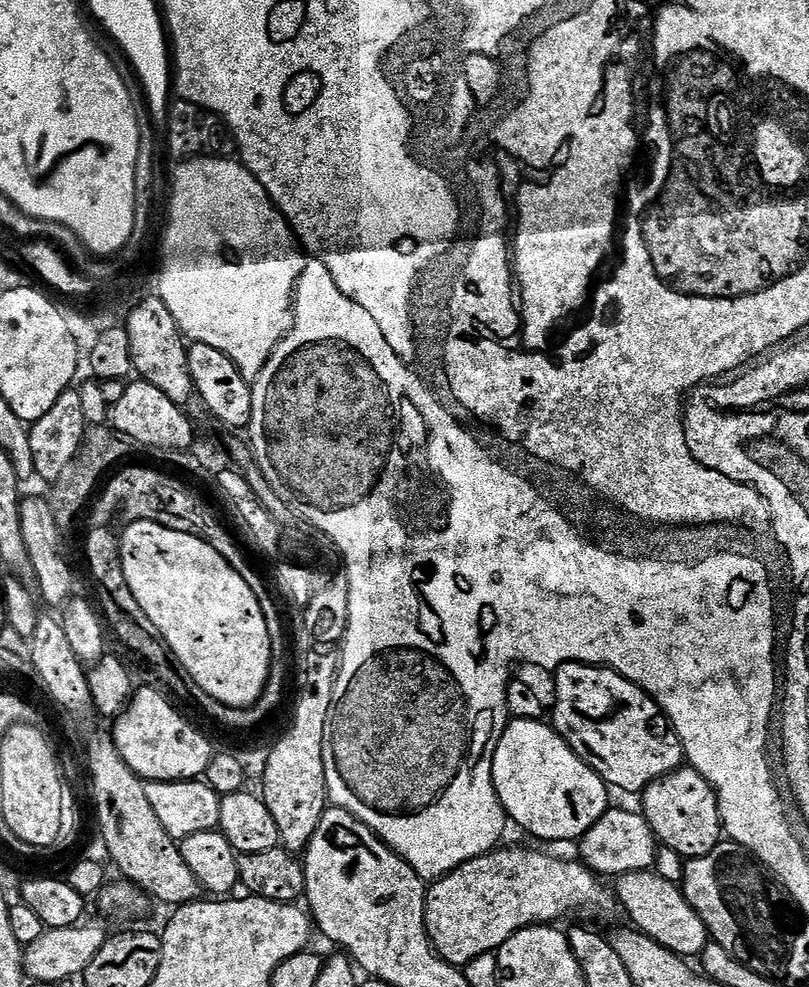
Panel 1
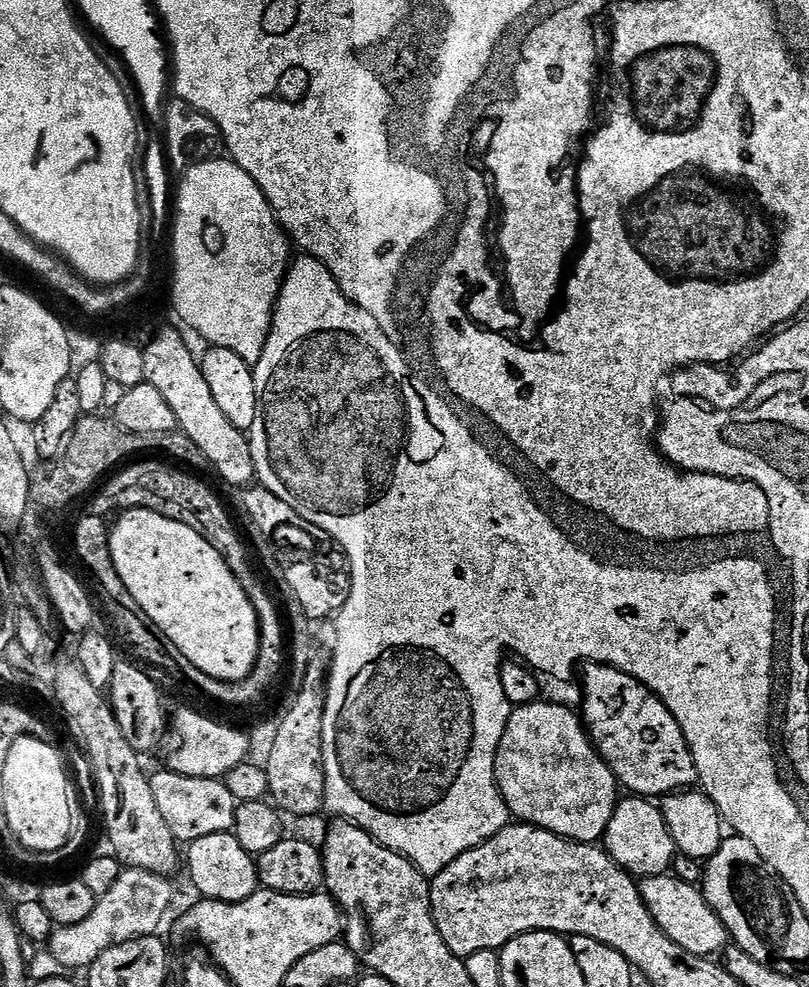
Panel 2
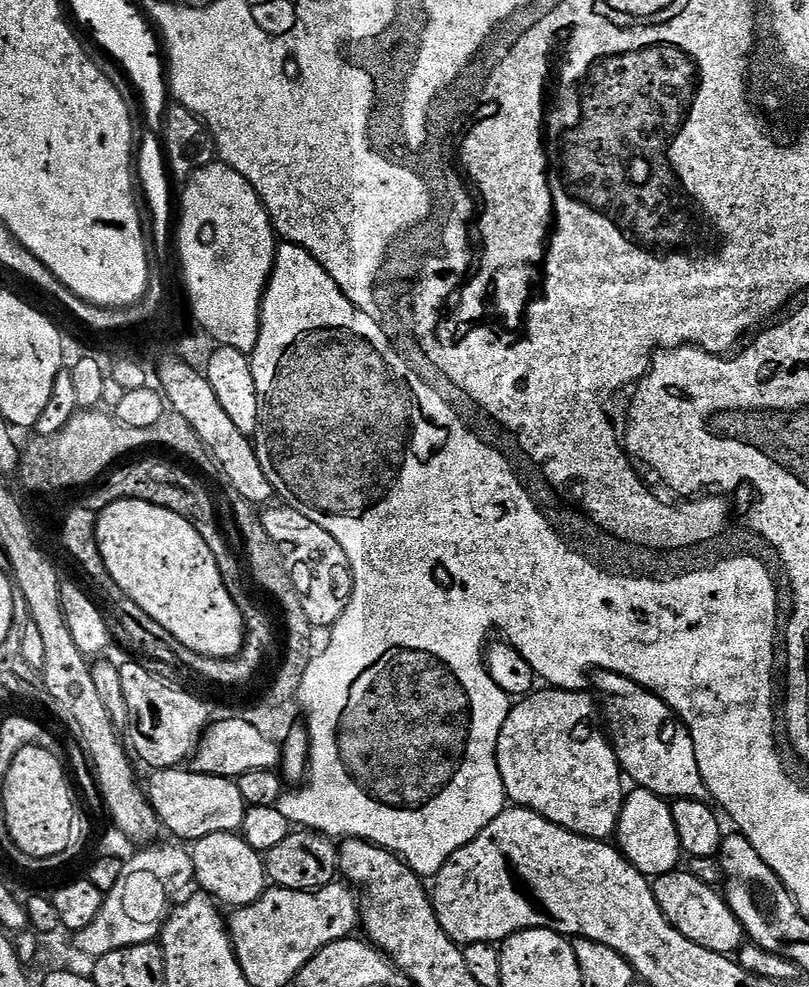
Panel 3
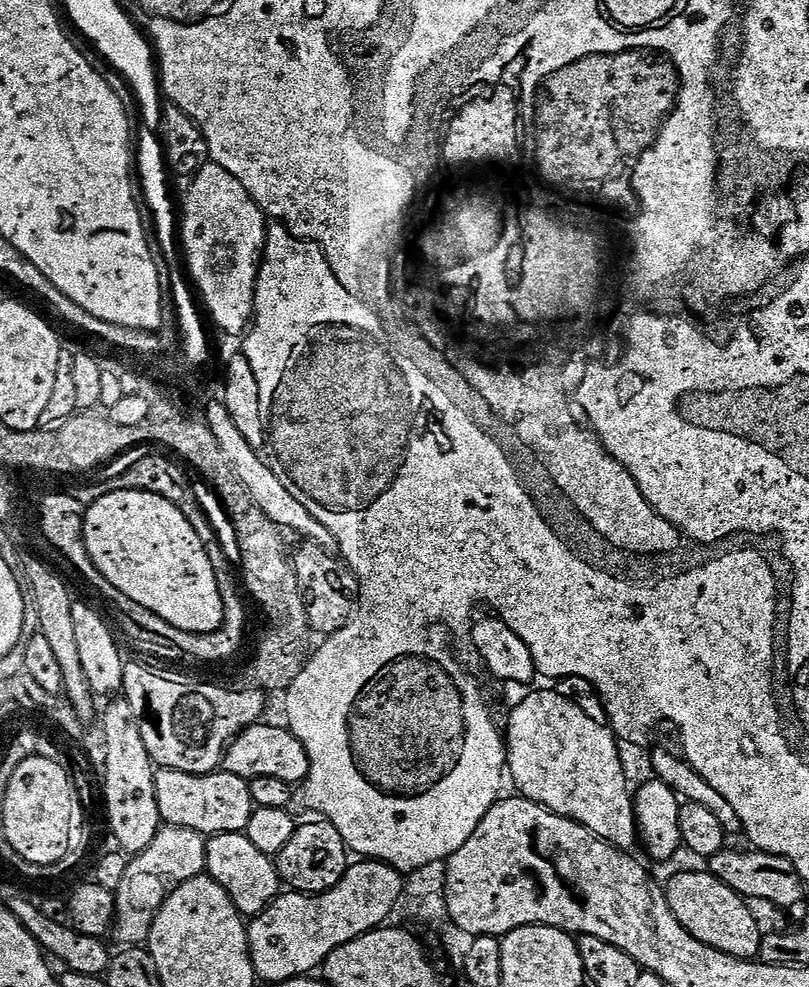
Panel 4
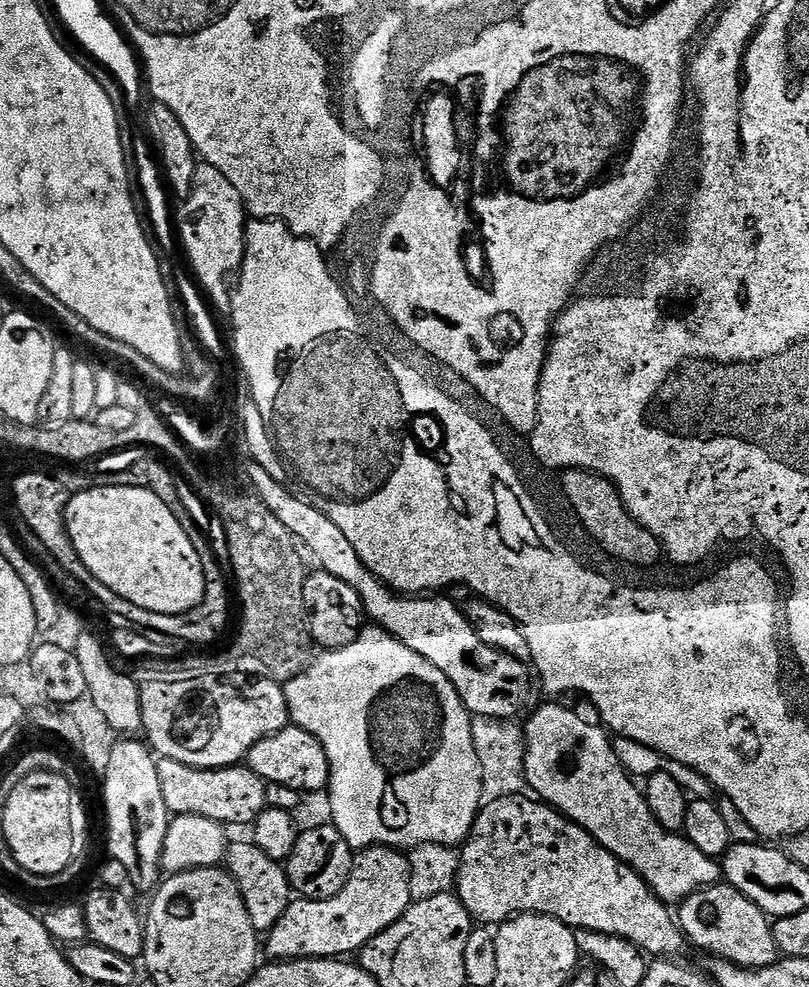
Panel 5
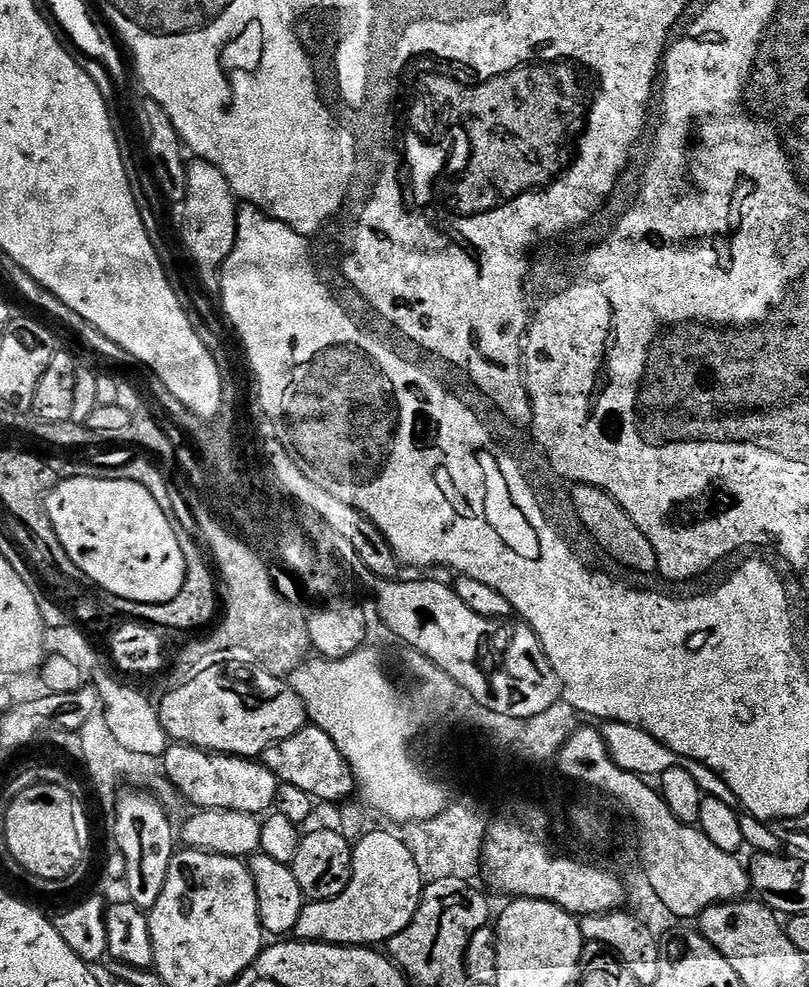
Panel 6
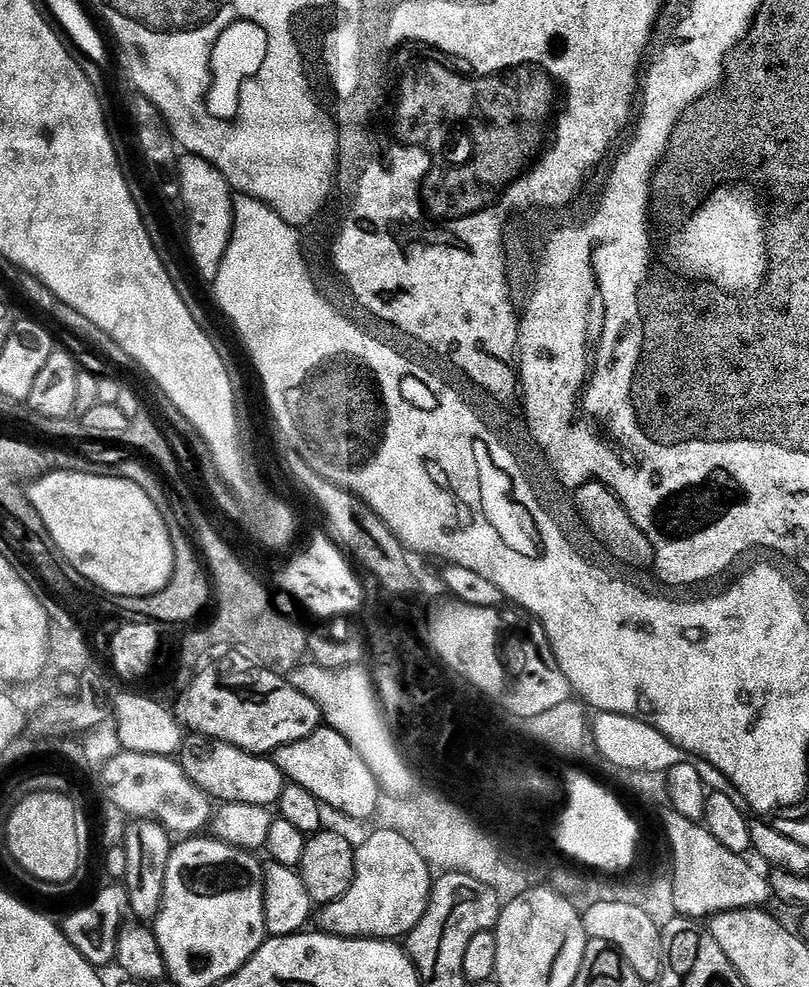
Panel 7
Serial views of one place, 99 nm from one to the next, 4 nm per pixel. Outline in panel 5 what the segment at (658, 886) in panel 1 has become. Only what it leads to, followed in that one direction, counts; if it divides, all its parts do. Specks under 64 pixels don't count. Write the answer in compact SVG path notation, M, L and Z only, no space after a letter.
M726 882L699 888L679 905L678 923L681 932L704 952L729 960L741 968L765 968L776 963L778 949L772 933L773 921L750 898L734 890Z

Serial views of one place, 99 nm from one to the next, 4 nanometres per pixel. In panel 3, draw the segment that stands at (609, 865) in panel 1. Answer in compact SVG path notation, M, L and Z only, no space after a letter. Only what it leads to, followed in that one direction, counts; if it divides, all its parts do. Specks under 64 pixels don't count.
M633 787L625 795L614 840L624 857L643 876L655 878L677 871L679 864L676 863L679 862L680 856L682 857L682 849L678 842L678 830L674 830L672 805L664 797L650 790Z

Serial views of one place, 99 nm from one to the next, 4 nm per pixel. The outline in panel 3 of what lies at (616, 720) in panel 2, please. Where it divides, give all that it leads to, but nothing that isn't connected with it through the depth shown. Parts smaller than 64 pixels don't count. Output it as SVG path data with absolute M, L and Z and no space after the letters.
M597 671L596 688L602 701L602 716L608 719L607 731L610 743L616 750L623 775L637 788L645 788L671 802L674 800L697 800L703 804L712 800L706 782L702 782L702 770L698 770L698 754L694 754L694 738L690 738L687 728L680 717L673 712L665 700L658 699L648 688L626 678L617 672Z

